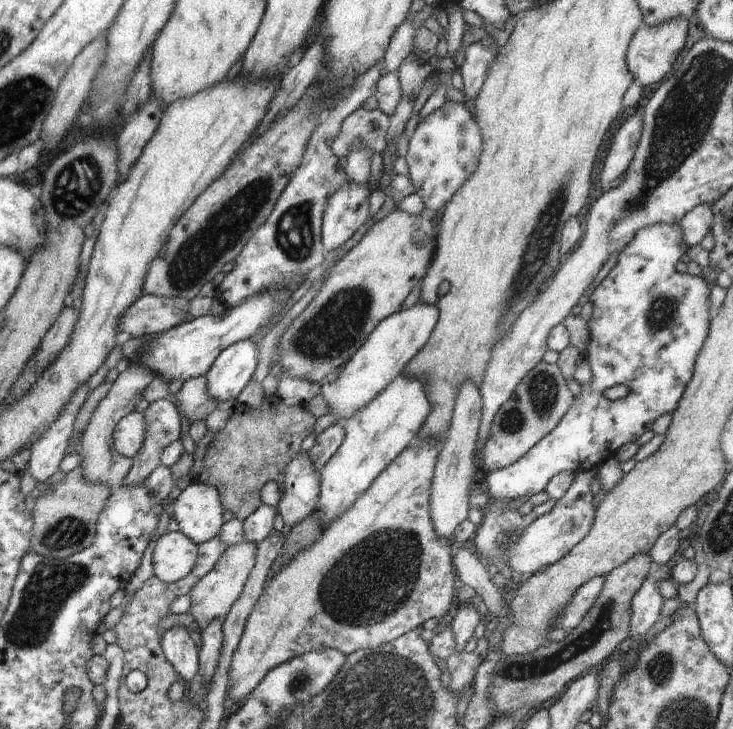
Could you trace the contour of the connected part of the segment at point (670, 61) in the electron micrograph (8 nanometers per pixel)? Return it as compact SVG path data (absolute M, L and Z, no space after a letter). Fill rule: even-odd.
M676 16L676 18L664 20L664 22L654 24L654 26L644 24L642 28L637 30L628 44L626 58L628 70L634 76L636 84L646 88L666 79L667 74L672 72L672 66L674 66L678 55L686 46L689 31L688 24L686 16Z

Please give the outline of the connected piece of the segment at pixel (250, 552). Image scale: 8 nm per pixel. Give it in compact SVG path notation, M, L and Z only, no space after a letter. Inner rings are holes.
M242 540L239 544L230 545L226 548L226 552L220 556L220 560L216 562L216 566L196 582L189 593L192 606L187 613L196 620L198 628L203 631L214 619L225 619L230 612L232 604L238 600L246 580L250 577L250 572L255 566L255 559L258 548L256 544L252 544L250 540Z

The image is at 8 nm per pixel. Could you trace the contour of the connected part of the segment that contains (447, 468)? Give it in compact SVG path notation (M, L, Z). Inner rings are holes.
M467 381L461 386L456 397L453 417L446 438L440 442L439 453L433 470L430 487L431 519L436 534L441 539L453 542L456 527L468 519L470 484L480 476L474 465L474 455L479 440L482 397L479 388Z

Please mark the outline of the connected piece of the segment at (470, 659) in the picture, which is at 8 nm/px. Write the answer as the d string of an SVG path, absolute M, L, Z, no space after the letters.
M483 636L478 640L473 652L455 653L446 660L446 682L450 691L459 694L467 685L473 684L478 667L486 657L487 649L488 640Z

